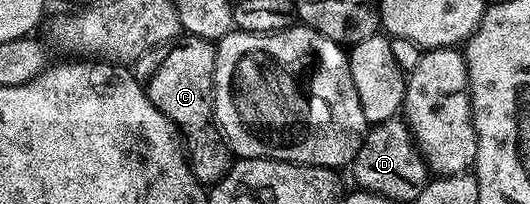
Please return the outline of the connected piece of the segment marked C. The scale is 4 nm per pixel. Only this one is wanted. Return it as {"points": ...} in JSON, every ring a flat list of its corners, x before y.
{"points":[[185,34,183,38,173,42,165,51,168,52,161,57,160,64,152,71,152,76,146,79,148,96,152,104,180,132,180,138,186,148,188,166,192,168,196,180,201,185,215,185,223,179,230,166,228,145,224,142,214,122,214,112,212,110,212,86,214,85,214,73,216,72,216,43,211,39]]}

